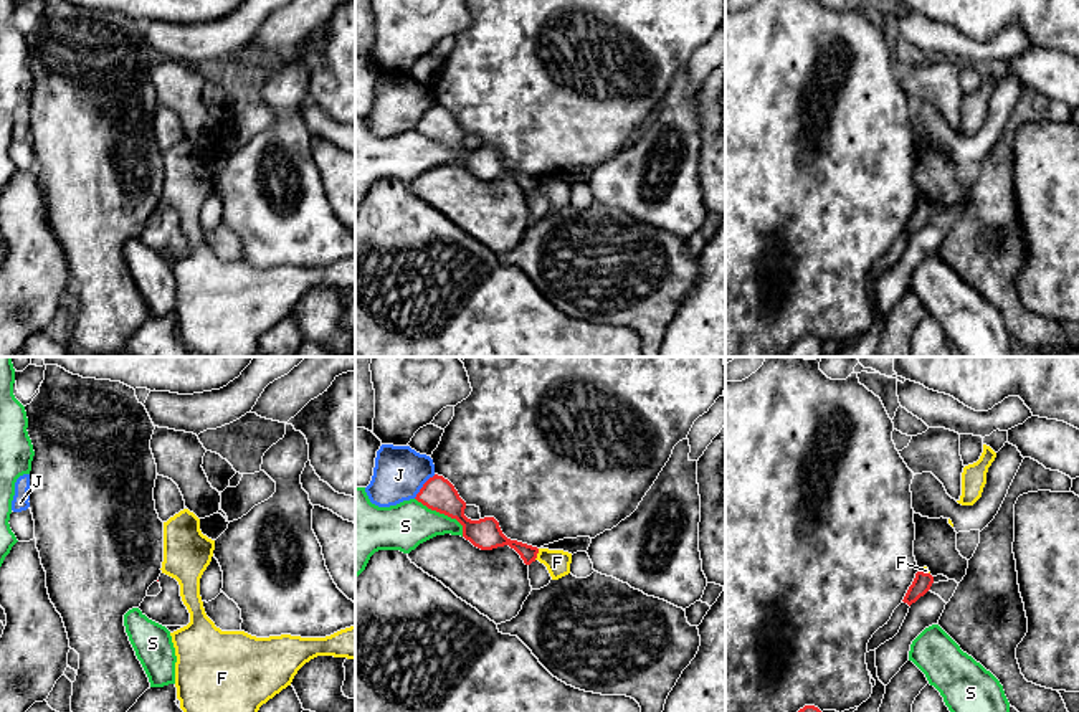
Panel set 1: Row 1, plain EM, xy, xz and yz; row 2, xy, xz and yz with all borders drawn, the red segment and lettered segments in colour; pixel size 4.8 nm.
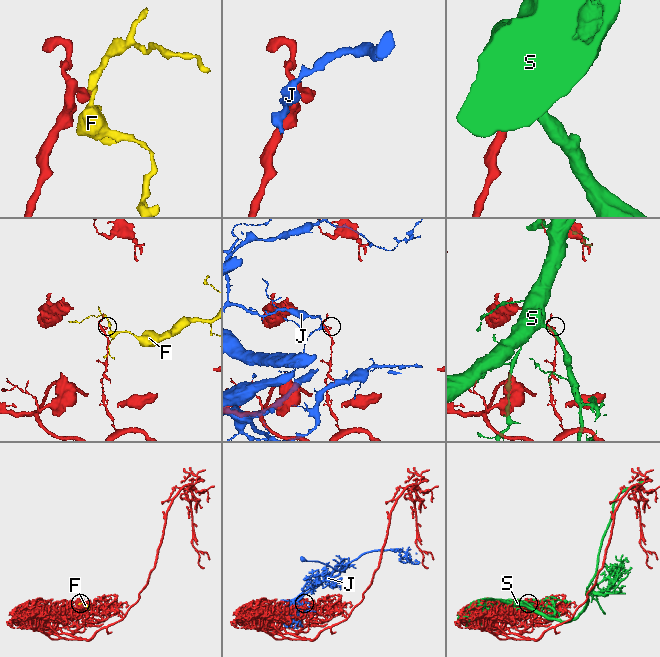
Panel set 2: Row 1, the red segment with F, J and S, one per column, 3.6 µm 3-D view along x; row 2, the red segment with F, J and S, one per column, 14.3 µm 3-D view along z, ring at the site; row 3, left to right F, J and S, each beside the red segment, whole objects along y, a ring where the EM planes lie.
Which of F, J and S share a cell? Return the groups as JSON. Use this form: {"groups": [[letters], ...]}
{"groups": [["F"], ["J"], ["S"]]}

